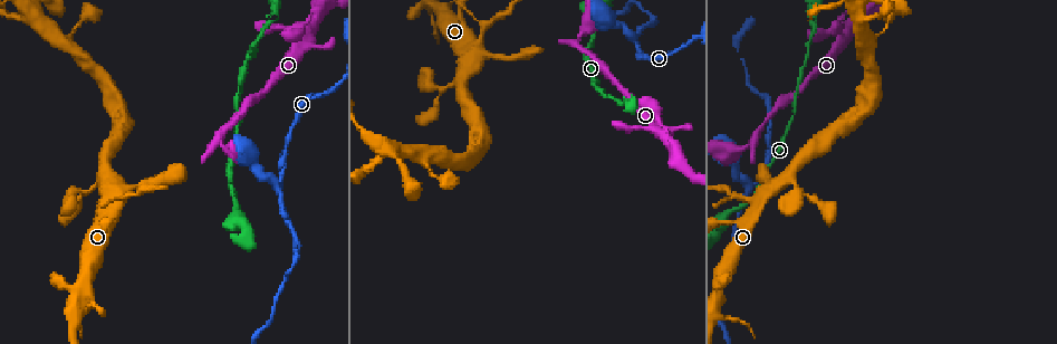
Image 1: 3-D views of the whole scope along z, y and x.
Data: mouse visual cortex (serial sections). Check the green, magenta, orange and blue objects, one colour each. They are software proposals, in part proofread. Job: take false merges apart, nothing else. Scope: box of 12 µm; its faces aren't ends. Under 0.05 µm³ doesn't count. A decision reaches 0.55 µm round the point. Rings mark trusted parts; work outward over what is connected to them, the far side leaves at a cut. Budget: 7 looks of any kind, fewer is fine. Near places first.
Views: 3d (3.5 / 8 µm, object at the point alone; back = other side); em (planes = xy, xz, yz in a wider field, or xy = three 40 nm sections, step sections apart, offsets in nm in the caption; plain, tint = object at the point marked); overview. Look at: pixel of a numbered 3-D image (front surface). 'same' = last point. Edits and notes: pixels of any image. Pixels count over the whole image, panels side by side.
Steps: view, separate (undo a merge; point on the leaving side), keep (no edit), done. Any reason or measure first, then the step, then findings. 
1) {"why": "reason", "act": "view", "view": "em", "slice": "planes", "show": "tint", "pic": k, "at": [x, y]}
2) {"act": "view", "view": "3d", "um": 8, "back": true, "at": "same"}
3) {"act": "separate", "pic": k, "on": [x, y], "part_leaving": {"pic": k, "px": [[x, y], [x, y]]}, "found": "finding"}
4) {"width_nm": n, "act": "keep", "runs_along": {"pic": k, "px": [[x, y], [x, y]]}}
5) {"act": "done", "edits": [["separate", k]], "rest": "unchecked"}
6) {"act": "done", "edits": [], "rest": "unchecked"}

{"why": "small branch off a trunk", "act": "view", "view": "3d", "um": 8, "pic": 1, "at": [759, 202]}

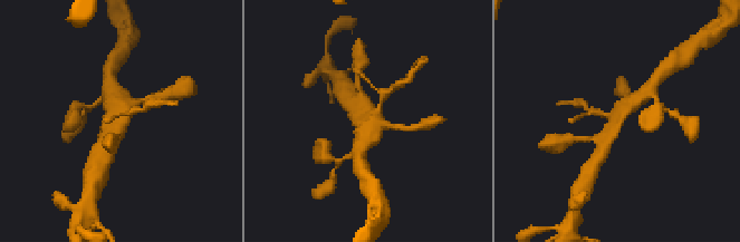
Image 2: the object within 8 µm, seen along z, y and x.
{"act": "view", "view": "3d", "um": 3.5, "pic": 2, "at": [371, 116]}

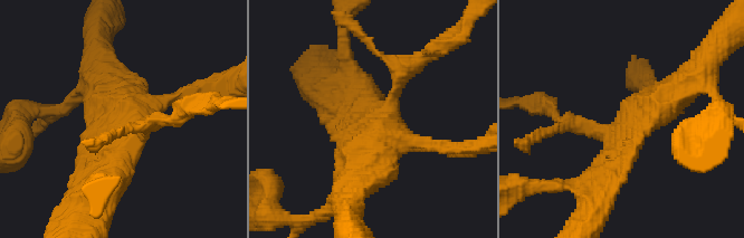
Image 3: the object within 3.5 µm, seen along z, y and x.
{"why": "need the tissue", "act": "view", "view": "em", "slice": "xy", "step": 3, "show": "tint", "pic": 3, "at": [124, 140]}

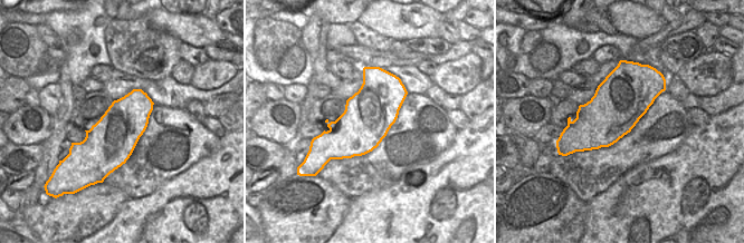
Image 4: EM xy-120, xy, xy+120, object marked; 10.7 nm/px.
{"width_nm": 550, "act": "keep", "runs_along": {"pic": 3, "px": [[592, 202], [629, 130], [675, 92]]}, "found": "one cell here"}

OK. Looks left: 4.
{"why": "sharp bend", "act": "view", "view": "3d", "um": 3.5, "pic": 1, "at": [749, 145]}

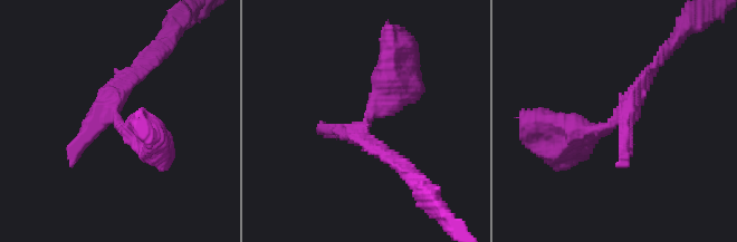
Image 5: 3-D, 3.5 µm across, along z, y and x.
{"why": "now the EM", "act": "view", "view": "em", "slice": "xy", "step": 5, "show": "tint", "pic": 5, "at": [609, 124]}

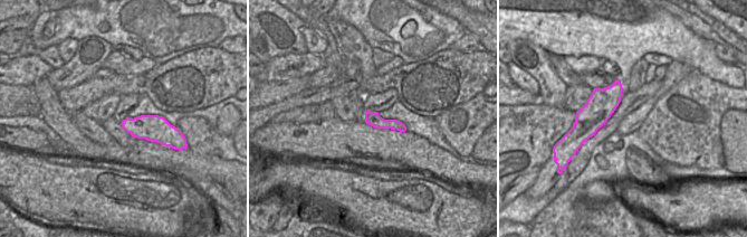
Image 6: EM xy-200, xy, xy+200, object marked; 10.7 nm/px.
{"act": "keep", "runs_along": {"pic": 6, "px": [[367, 113], [380, 123], [402, 129]]}, "found": "one cell here"}

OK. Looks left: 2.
{"why": "four or more arms meet", "act": "view", "view": "3d", "um": 3.5, "pic": 1, "at": [659, 129]}

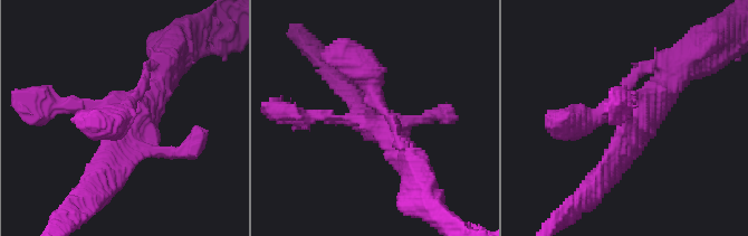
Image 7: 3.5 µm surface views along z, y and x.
{"act": "view", "view": "em", "slice": "xy", "step": 5, "show": "tint", "pic": 7, "at": [124, 140]}

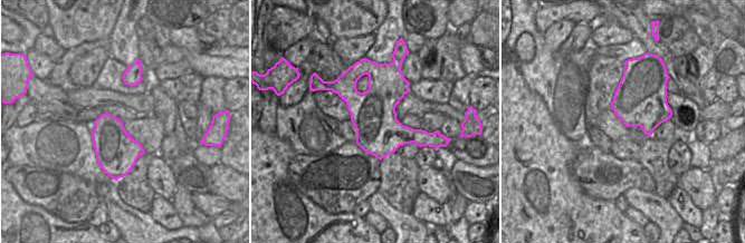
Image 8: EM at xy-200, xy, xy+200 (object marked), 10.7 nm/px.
{"width_nm": 500, "act": "keep", "runs_along": {"pic": 7, "px": [[592, 194], [669, 84]]}, "found": "all the same cell"}

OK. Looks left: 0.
{"act": "done", "edits": [], "rest": "unchecked"}

